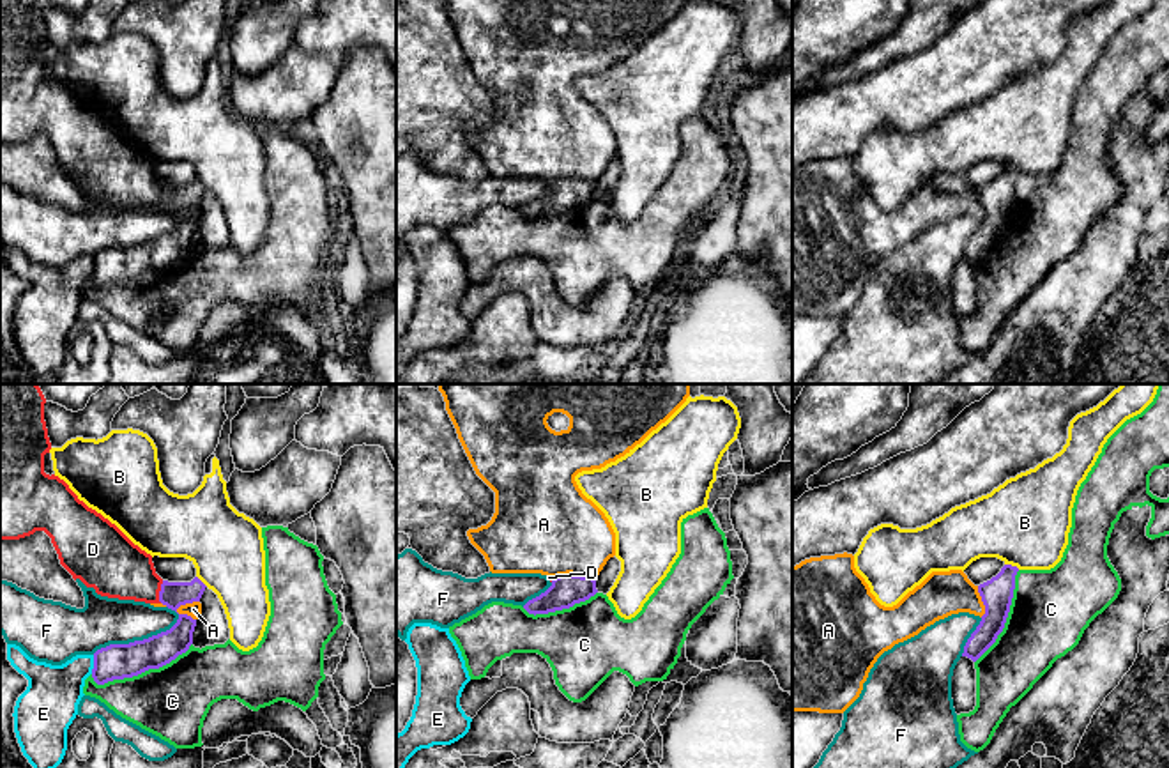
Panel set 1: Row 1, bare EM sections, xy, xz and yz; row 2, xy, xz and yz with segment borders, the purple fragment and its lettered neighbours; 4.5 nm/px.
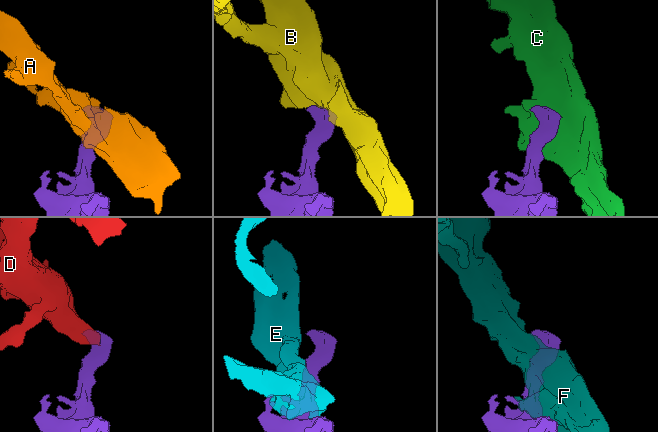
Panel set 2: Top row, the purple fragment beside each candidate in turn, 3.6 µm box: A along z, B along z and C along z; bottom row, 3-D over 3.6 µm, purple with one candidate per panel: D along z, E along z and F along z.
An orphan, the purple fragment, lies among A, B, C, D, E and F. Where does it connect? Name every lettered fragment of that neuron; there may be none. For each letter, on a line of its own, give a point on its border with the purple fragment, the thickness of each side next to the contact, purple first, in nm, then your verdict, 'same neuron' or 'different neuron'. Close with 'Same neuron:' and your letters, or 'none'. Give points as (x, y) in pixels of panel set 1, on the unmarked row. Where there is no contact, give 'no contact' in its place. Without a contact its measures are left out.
A: xy (186, 206) | 140/70 nm | different neuron
B: yz (1010, 168) | 140/400 nm | different neuron
C: xy (142, 275) | 160/320 nm | different neuron
D: xy (160, 195) | 140/280 nm | same neuron
E: xy (94, 268) | 160/240 nm | different neuron
F: xy (137, 245) | 160/220 nm | different neuron
Same neuron: D

